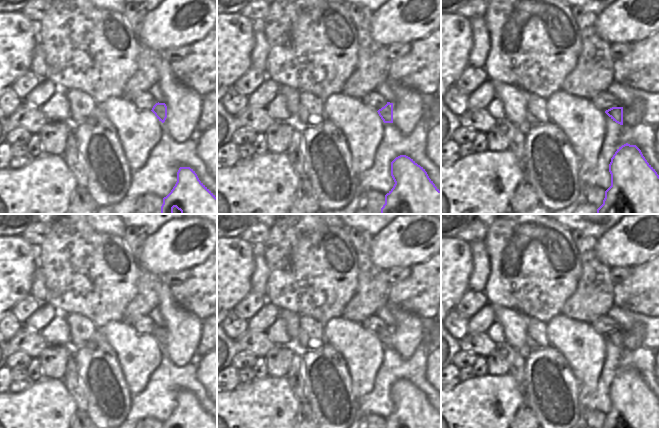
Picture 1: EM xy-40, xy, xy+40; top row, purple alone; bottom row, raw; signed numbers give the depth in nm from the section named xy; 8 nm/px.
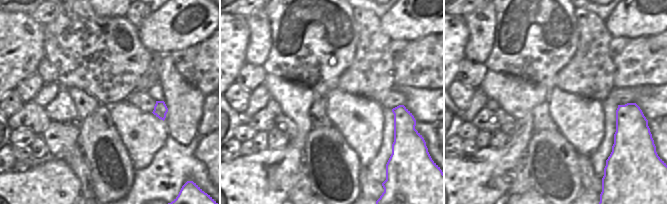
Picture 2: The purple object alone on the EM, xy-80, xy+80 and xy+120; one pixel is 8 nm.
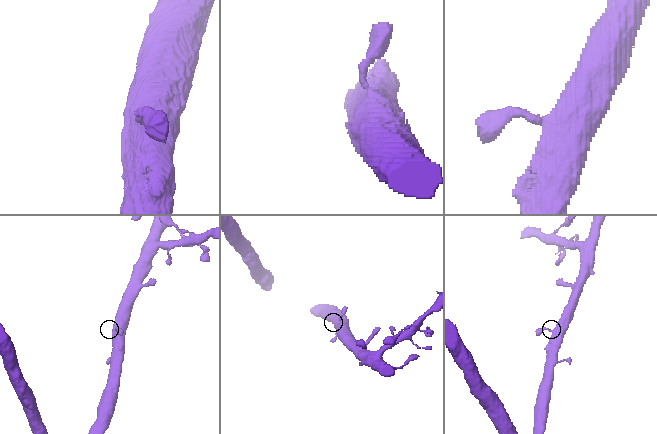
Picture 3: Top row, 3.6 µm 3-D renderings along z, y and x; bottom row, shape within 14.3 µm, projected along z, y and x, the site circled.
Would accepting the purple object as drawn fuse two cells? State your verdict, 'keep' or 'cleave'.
keep

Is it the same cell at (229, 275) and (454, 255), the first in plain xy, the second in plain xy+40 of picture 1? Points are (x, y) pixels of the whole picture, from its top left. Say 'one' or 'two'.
one

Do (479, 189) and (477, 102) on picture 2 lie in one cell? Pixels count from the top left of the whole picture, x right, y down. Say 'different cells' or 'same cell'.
different cells

